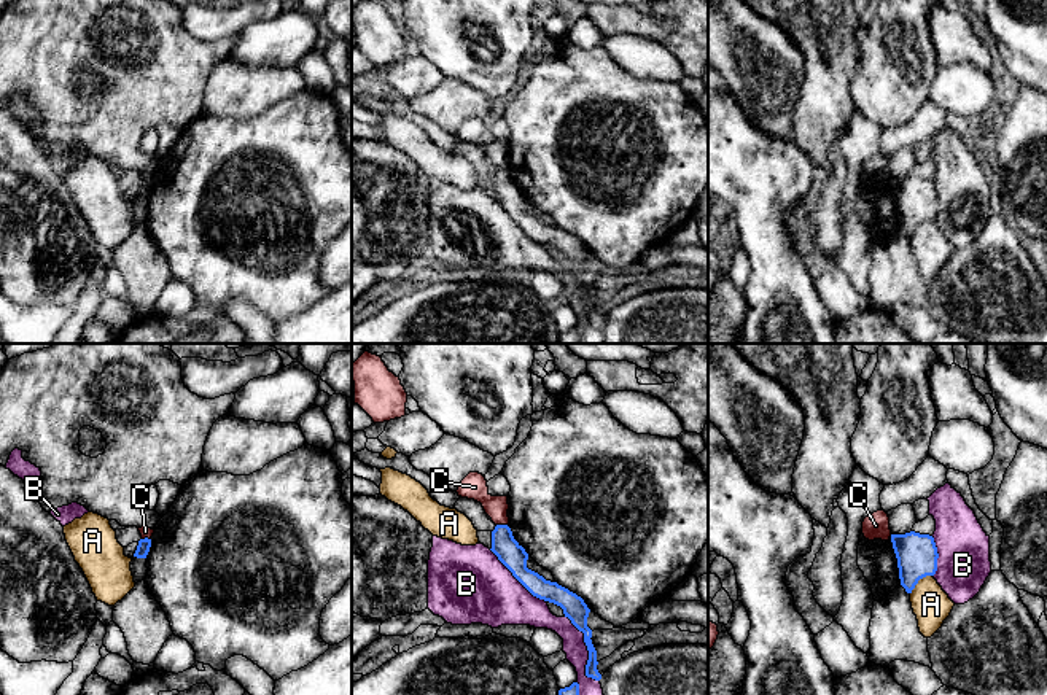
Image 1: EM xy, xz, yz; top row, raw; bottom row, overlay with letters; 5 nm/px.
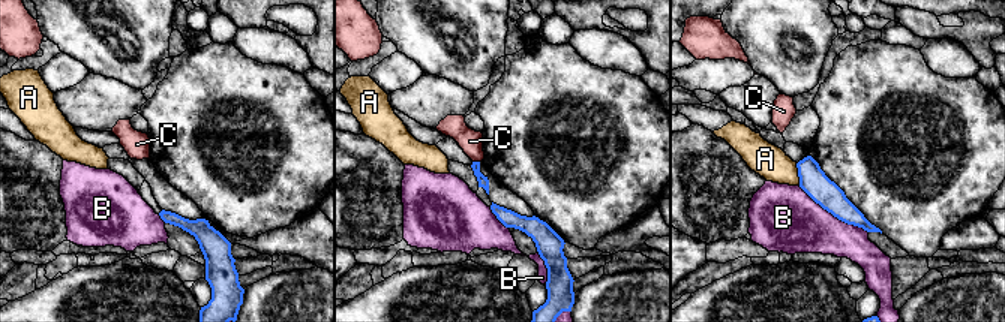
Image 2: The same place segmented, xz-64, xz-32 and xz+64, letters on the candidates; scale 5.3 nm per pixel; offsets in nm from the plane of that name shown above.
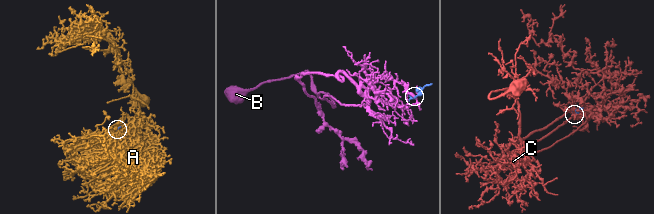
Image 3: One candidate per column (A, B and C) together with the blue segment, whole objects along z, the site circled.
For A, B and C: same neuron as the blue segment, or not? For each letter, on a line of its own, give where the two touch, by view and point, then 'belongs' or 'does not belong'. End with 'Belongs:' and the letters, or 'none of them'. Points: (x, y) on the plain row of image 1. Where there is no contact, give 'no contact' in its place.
A: contact yz (918, 223); does not belong
B: contact xz (589, 296); does not belong
C: contact xz (502, 169); does not belong
Belongs: none of them

